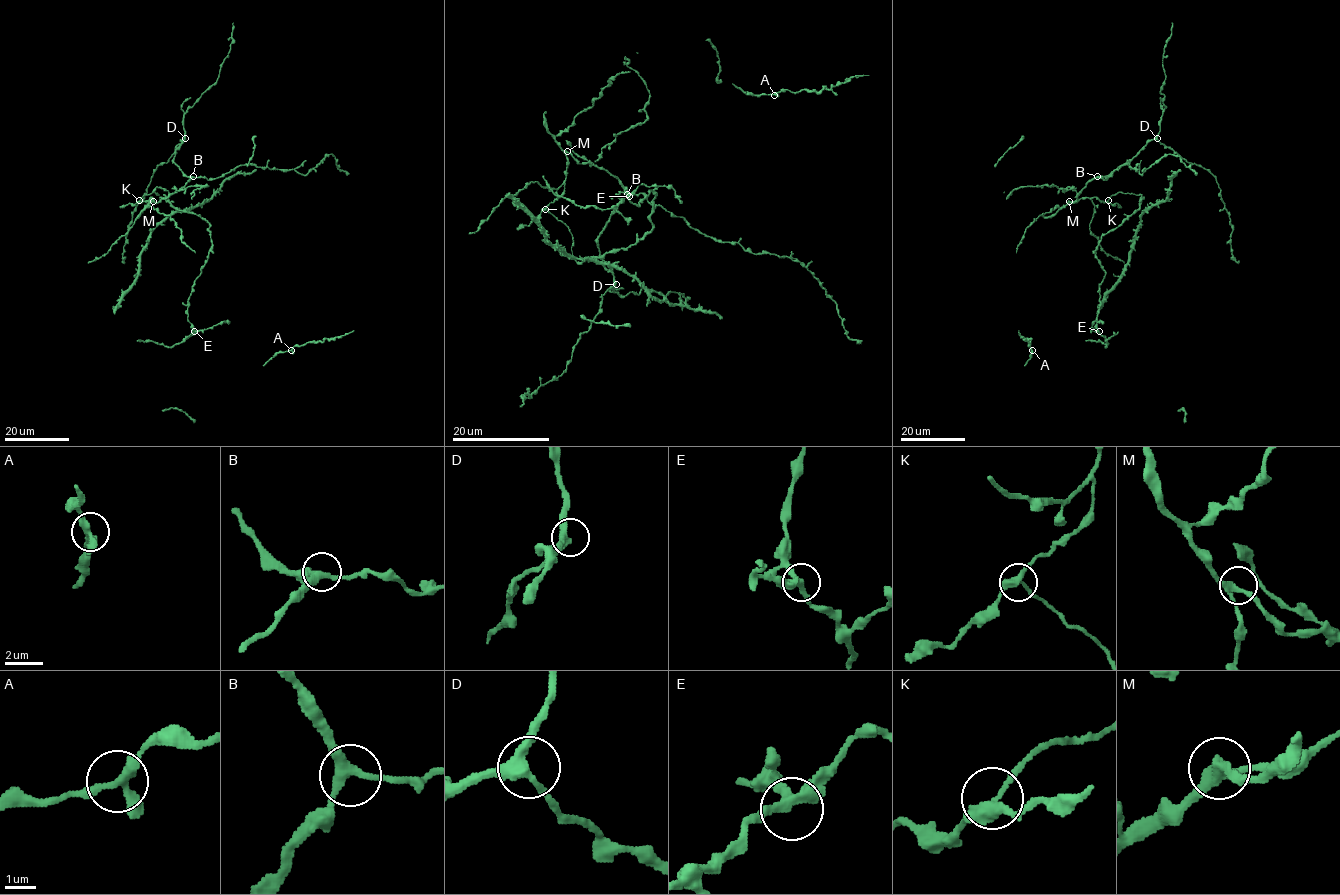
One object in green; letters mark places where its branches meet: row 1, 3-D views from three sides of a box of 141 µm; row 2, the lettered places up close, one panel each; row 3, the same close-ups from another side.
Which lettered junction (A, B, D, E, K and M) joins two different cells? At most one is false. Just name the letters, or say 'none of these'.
K

